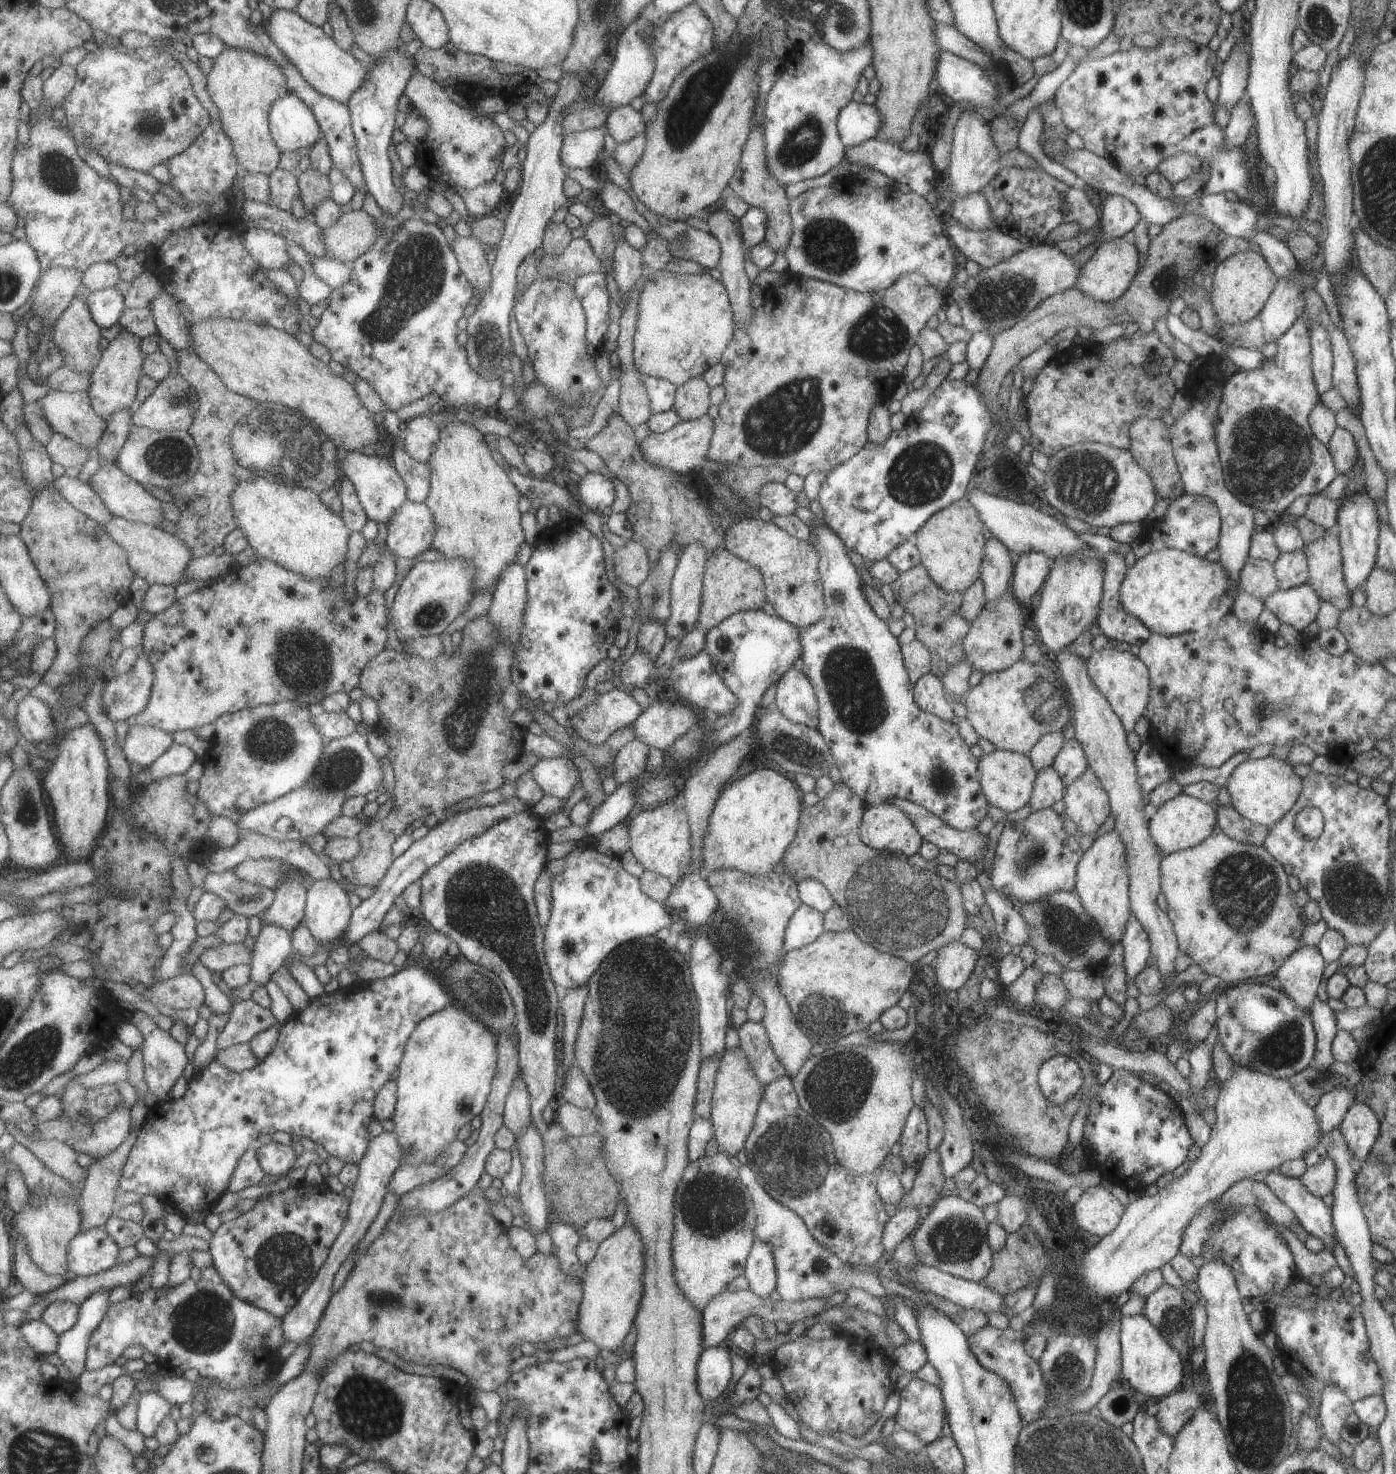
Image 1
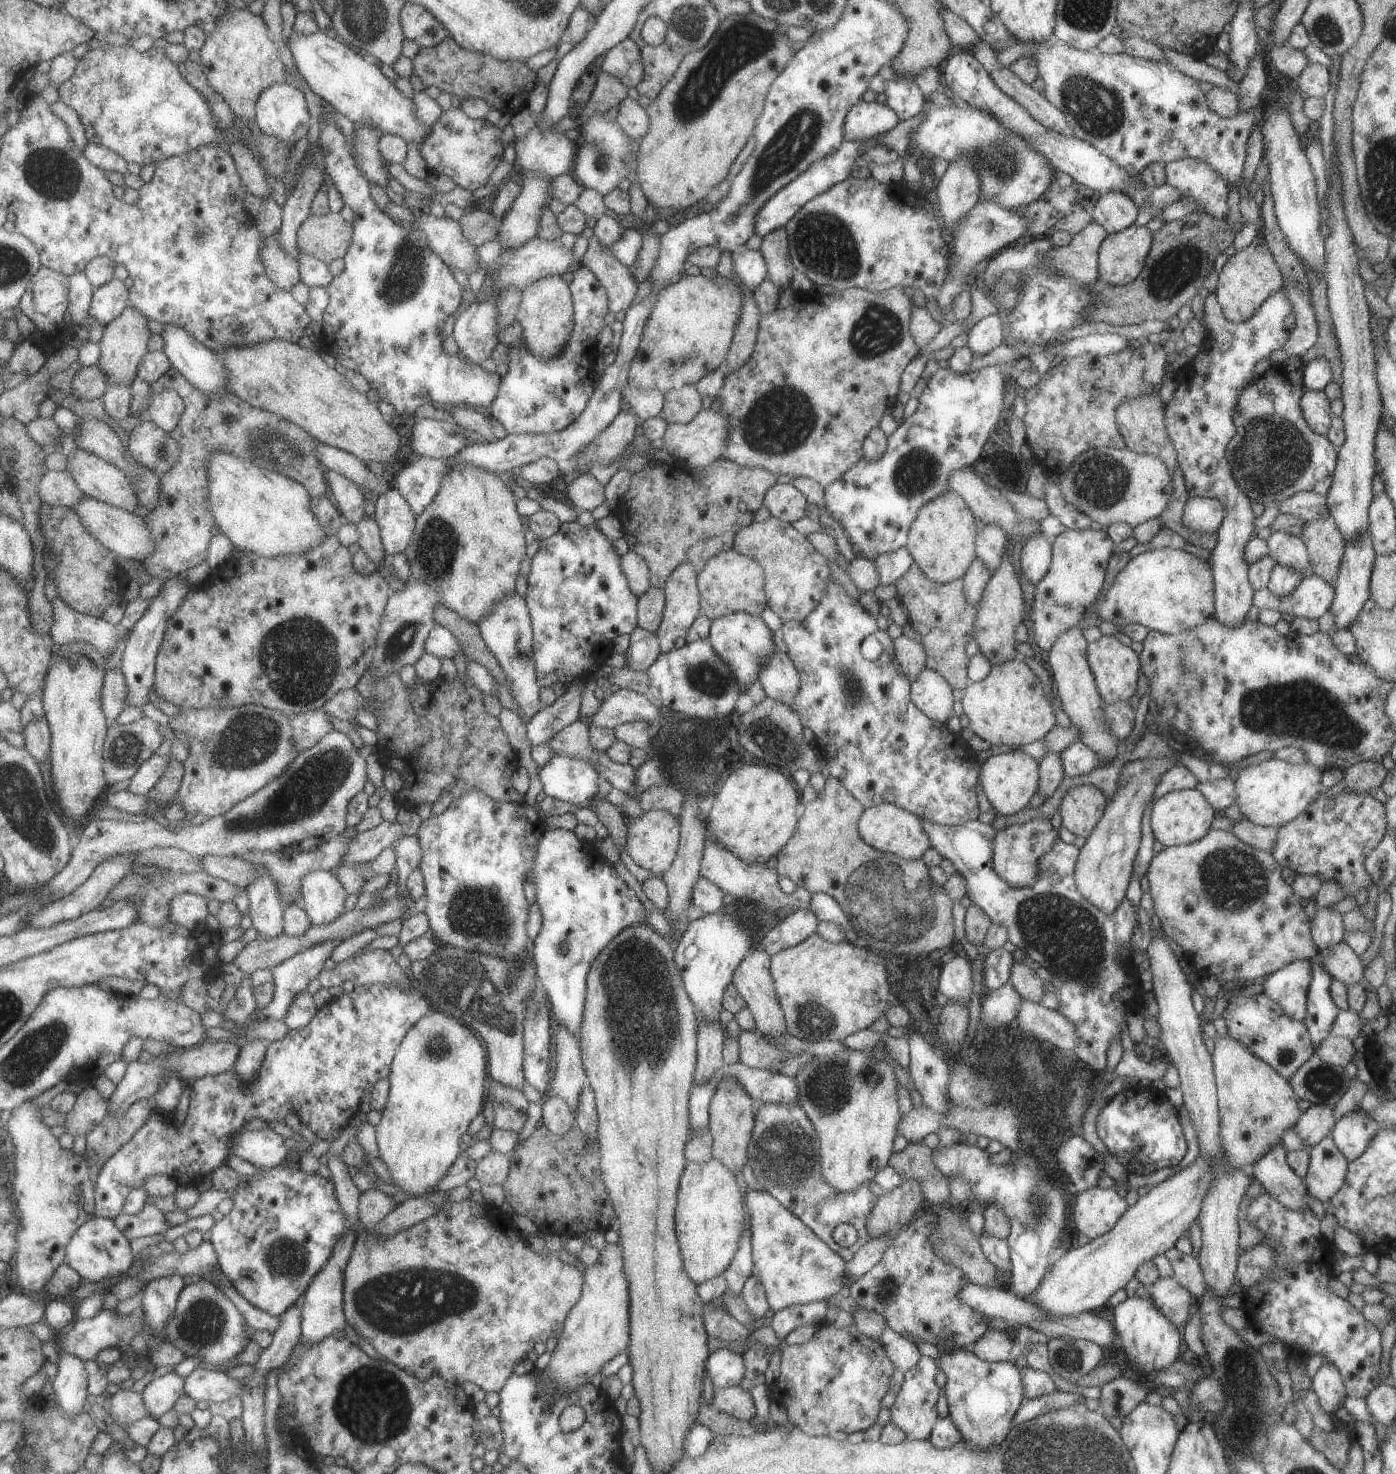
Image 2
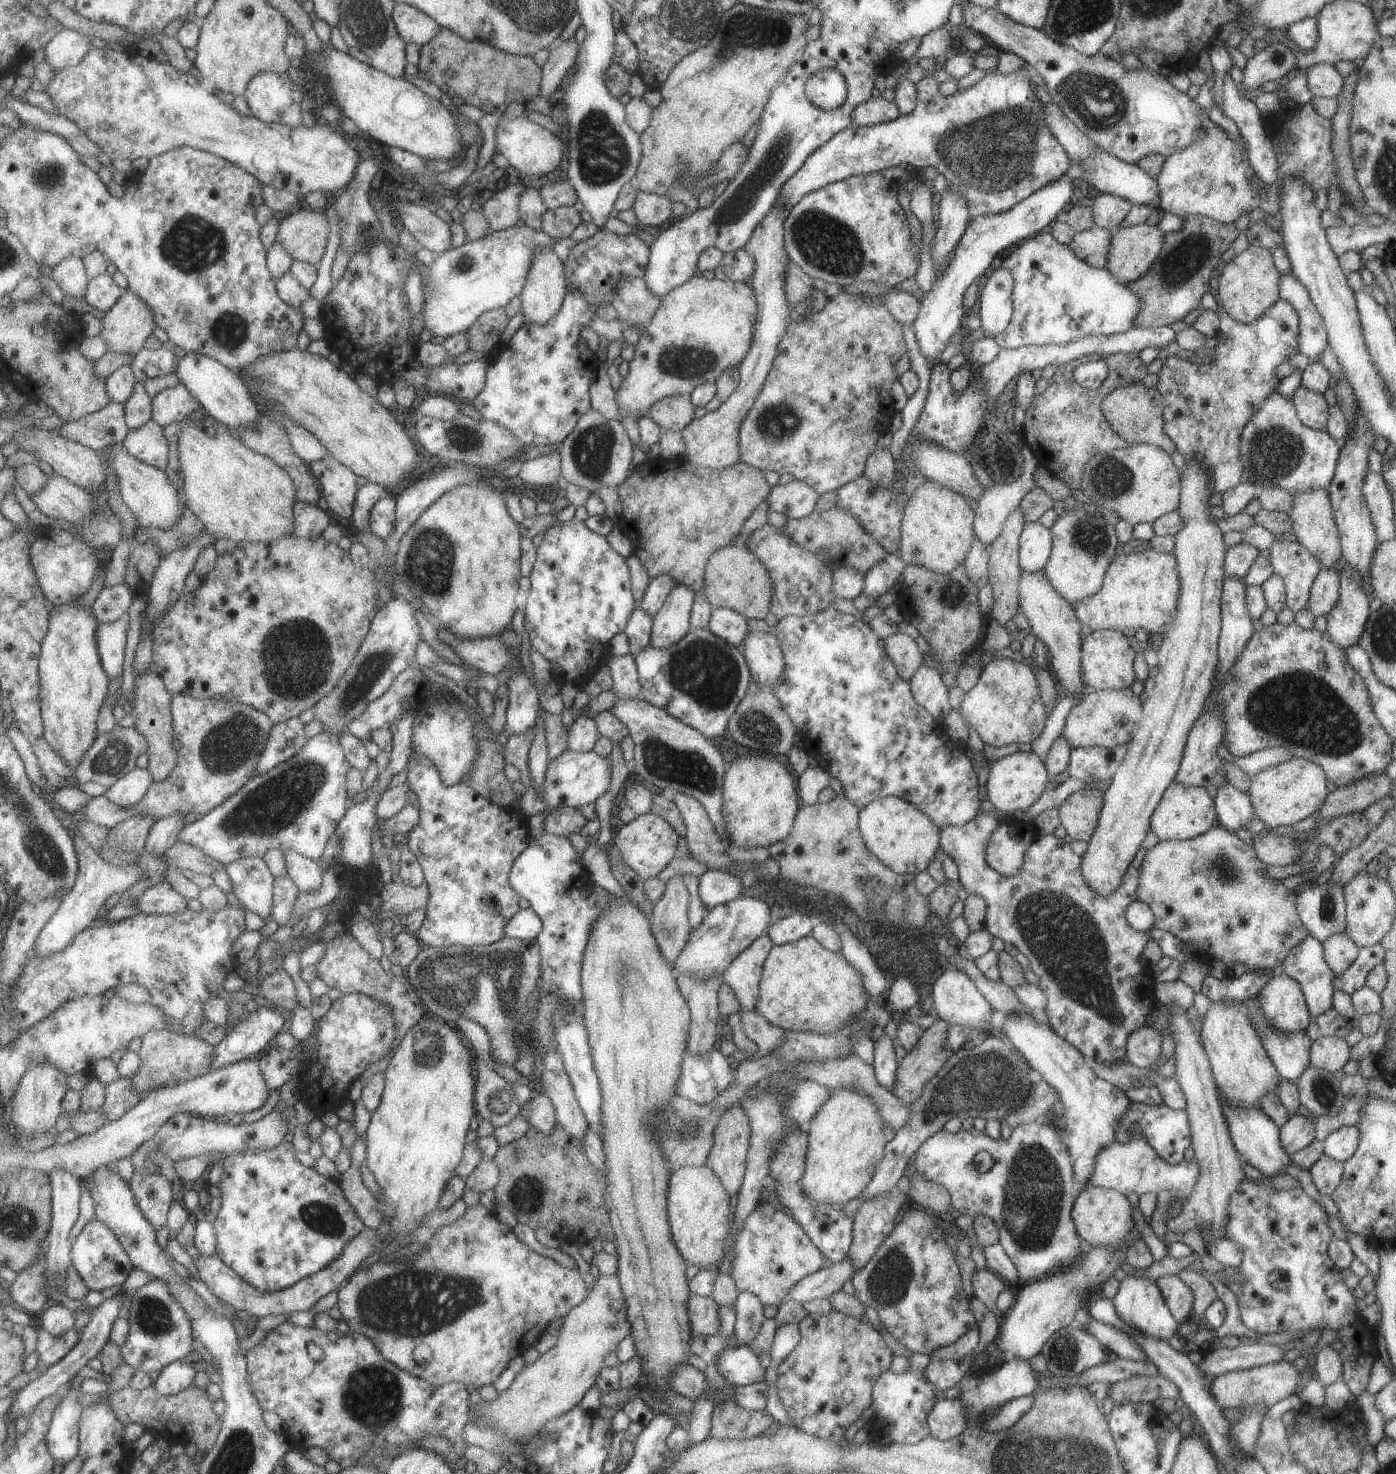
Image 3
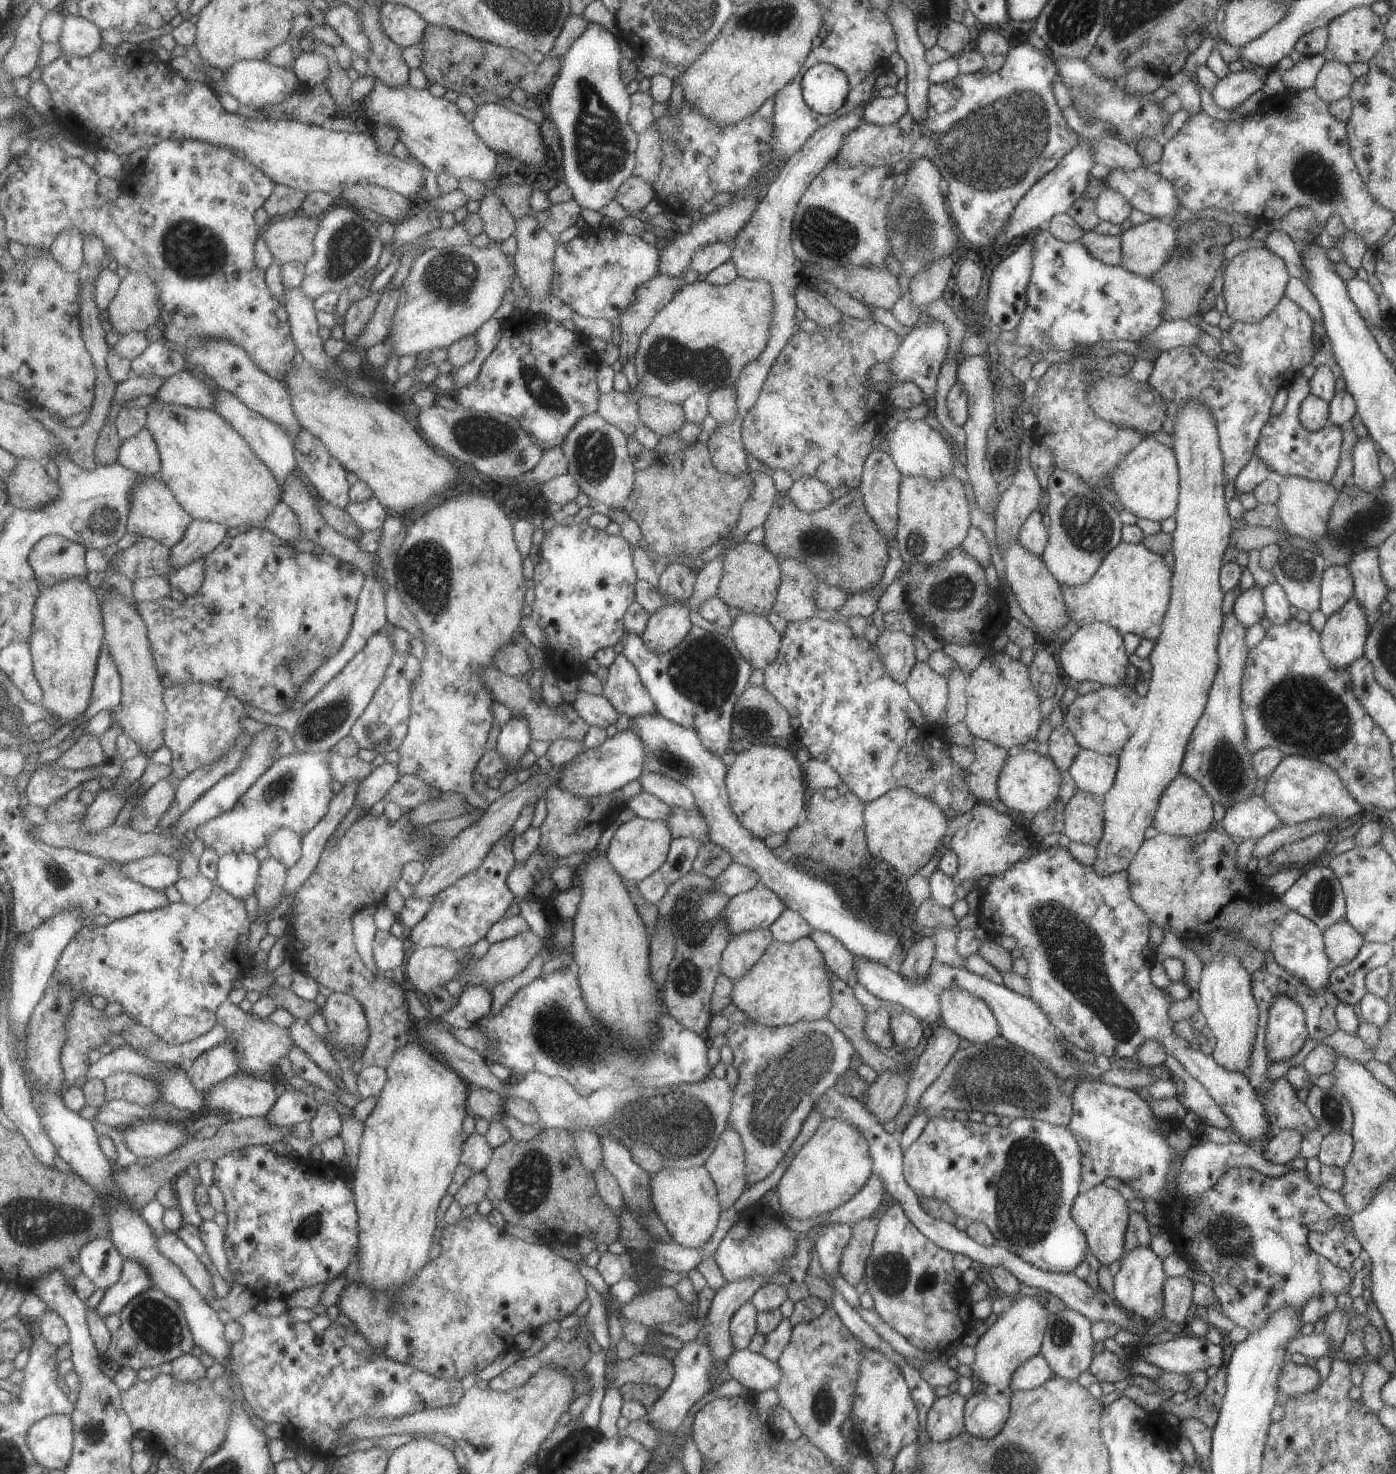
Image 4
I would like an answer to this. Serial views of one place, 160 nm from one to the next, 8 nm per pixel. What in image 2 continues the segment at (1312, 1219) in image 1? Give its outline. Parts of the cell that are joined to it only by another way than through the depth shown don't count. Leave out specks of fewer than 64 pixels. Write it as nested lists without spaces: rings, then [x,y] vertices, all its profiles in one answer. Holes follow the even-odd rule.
[[[1281,1143],[1270,1147],[1248,1171],[1271,1198],[1292,1211],[1304,1211],[1308,1192],[1304,1180],[1287,1164],[1286,1151]]]

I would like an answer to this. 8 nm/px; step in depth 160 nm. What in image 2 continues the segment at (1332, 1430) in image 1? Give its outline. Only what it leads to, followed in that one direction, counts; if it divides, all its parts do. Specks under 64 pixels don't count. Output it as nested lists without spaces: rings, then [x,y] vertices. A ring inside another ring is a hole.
[[[1323,1362],[1310,1381],[1310,1388],[1317,1395],[1321,1410],[1331,1416],[1342,1406],[1341,1402],[1346,1397],[1339,1371],[1333,1365]]]

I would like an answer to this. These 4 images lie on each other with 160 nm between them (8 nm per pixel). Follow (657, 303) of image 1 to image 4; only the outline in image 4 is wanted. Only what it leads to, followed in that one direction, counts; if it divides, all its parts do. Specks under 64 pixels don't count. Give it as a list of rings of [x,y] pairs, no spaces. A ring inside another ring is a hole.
[[[738,276],[733,280],[733,282],[726,285],[709,284],[705,279],[701,281],[697,281],[695,279],[692,284],[681,284],[681,286],[679,286],[675,291],[673,298],[668,303],[665,303],[665,306],[662,306],[661,310],[657,311],[657,314],[655,314],[651,319],[649,326],[647,326],[647,328],[640,334],[631,366],[635,369],[638,378],[638,387],[636,390],[629,388],[628,393],[614,390],[608,393],[600,393],[598,396],[598,407],[596,412],[599,413],[609,424],[616,426],[619,431],[627,437],[632,435],[639,424],[638,401],[642,397],[657,397],[669,403],[681,404],[690,396],[690,394],[704,392],[707,395],[708,393],[713,392],[716,388],[721,388],[721,386],[733,385],[739,376],[740,370],[745,366],[745,363],[751,362],[751,360],[757,358],[757,355],[764,349],[768,337],[768,326],[771,322],[770,316],[772,310],[773,305],[770,297],[770,286],[765,281],[750,281]]]

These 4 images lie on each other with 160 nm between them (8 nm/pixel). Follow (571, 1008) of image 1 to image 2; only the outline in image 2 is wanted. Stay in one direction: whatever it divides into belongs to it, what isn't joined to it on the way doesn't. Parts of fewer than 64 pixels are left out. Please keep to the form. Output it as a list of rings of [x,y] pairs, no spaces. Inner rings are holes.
[[[559,1025],[555,1032],[551,1032],[551,1042],[555,1070],[550,1078],[549,1091],[562,1098],[574,1112],[579,1093],[586,1083],[580,1057],[580,1041],[568,1028]]]

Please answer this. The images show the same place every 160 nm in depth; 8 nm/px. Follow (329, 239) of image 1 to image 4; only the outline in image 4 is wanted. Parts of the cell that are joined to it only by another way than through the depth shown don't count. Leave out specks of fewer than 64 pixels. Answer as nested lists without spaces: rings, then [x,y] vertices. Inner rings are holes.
[[[303,213],[263,228],[265,240],[274,254],[274,260],[282,265],[299,261],[306,265],[316,253],[316,236],[320,220]]]

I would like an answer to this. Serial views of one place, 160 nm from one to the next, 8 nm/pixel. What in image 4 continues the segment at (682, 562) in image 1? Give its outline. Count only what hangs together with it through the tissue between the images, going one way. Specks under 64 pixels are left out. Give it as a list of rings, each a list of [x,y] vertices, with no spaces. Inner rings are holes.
[[[685,601],[661,605],[647,619],[640,639],[653,652],[662,653],[677,646],[692,627]]]

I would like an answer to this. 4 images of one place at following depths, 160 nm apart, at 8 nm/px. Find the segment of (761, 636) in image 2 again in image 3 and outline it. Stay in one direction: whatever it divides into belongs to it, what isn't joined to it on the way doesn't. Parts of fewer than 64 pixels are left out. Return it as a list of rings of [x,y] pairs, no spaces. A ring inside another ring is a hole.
[[[711,608],[706,626],[718,639],[734,647],[741,647],[748,631],[747,619],[726,608]]]

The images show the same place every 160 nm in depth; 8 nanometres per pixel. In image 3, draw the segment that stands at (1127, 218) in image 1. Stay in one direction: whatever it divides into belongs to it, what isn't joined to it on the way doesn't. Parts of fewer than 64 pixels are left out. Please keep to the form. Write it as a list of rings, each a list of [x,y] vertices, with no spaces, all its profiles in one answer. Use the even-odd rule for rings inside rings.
[[[1100,193],[1095,197],[1091,206],[1093,222],[1098,227],[1113,232],[1117,229],[1122,218],[1125,218],[1131,205],[1124,198],[1109,193]]]

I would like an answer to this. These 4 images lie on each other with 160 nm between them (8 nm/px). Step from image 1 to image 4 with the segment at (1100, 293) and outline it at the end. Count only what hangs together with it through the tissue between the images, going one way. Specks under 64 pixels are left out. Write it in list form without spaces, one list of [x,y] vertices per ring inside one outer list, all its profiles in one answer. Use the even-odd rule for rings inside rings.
[[[1150,219],[1145,223],[1131,225],[1127,230],[1119,234],[1121,262],[1118,264],[1131,274],[1137,276],[1150,277],[1162,262],[1165,262],[1170,252],[1175,249],[1176,230],[1168,225],[1168,221],[1160,219]]]

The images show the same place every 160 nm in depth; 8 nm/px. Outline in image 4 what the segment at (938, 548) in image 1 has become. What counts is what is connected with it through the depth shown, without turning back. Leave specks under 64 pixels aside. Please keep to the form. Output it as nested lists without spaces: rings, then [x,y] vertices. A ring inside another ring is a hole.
[[[905,475],[898,484],[898,511],[895,528],[898,552],[909,564],[939,562],[950,550],[959,548],[967,536],[969,509],[964,486],[953,475],[928,479]]]

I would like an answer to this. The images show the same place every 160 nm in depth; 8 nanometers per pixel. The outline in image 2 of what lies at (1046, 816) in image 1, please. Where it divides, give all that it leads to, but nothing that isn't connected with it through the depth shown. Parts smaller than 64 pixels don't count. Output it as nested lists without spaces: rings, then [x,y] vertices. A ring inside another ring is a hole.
[[[1044,815],[1033,817],[1028,822],[1006,826],[996,830],[992,838],[992,867],[997,876],[1013,888],[1031,886],[1038,877],[1038,862],[1058,838],[1054,828]]]

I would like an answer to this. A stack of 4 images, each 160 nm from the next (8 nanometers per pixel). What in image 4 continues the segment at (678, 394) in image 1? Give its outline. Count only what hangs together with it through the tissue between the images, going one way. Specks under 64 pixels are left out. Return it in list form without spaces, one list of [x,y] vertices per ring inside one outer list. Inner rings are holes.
[[[642,397],[638,401],[639,423],[657,436],[677,433],[686,421],[680,404],[673,404],[657,397]]]

